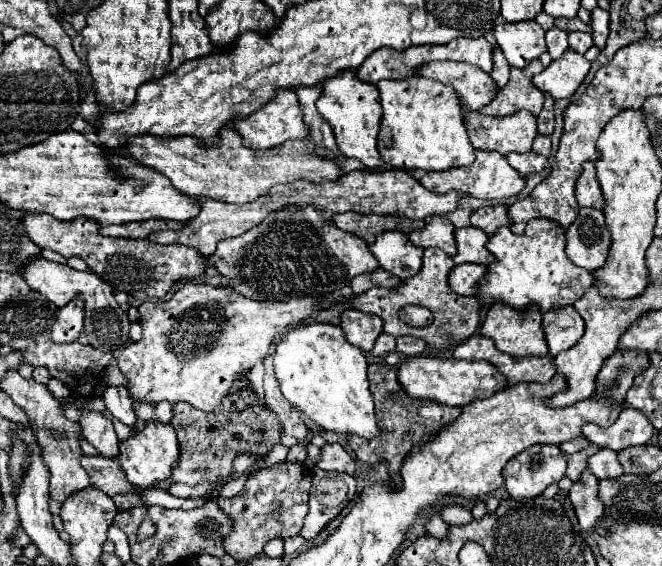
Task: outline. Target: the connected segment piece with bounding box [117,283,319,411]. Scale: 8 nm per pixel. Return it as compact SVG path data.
M185 283L171 301L147 301L139 307L143 339L131 343L117 357L119 371L127 379L127 391L133 401L141 403L179 403L185 401L201 411L213 411L221 399L231 391L239 375L247 373L259 359L265 359L273 341L285 331L301 325L307 317L317 313L319 297L313 299L291 299L291 301L253 301L243 297L231 287L211 287L207 283Z

